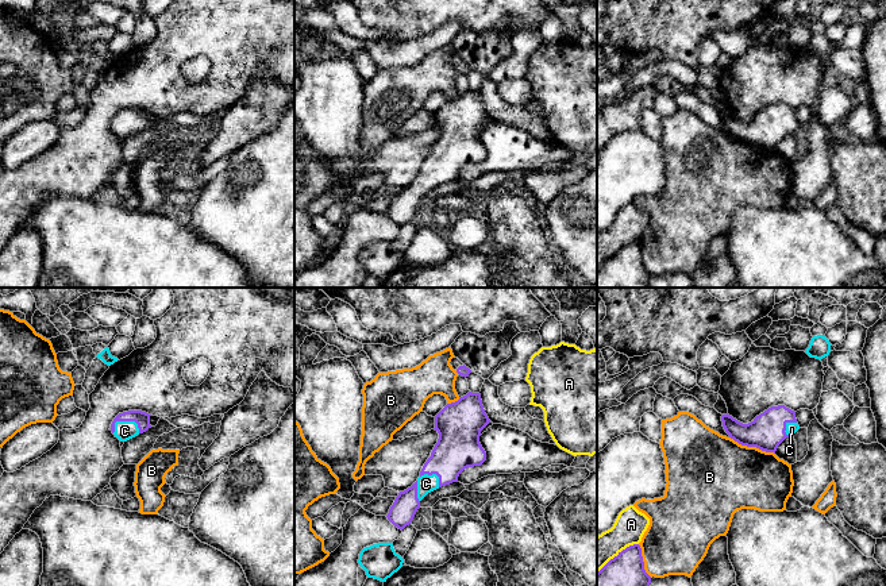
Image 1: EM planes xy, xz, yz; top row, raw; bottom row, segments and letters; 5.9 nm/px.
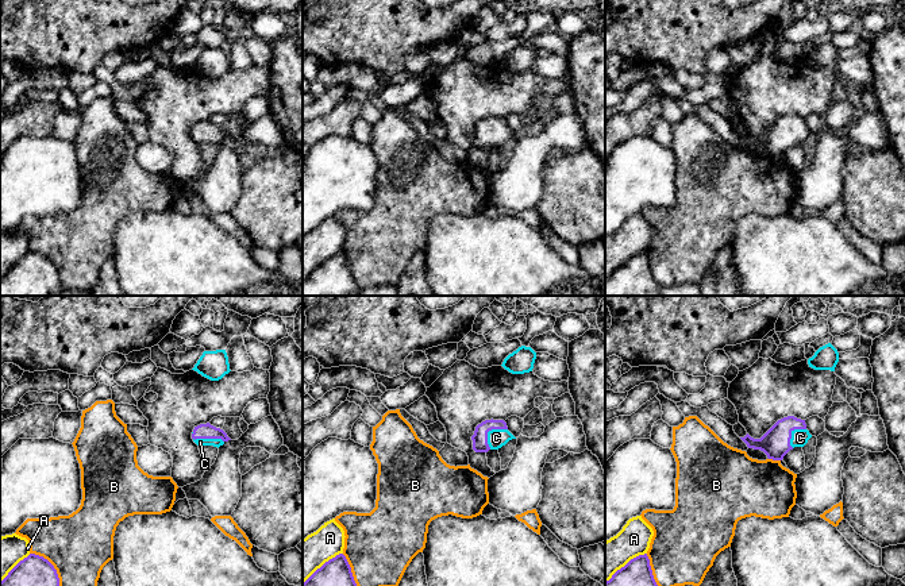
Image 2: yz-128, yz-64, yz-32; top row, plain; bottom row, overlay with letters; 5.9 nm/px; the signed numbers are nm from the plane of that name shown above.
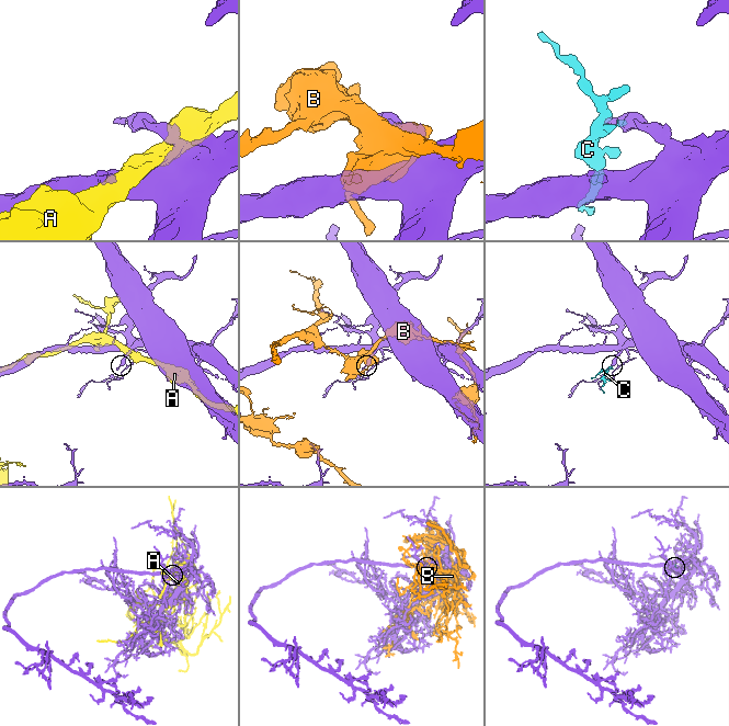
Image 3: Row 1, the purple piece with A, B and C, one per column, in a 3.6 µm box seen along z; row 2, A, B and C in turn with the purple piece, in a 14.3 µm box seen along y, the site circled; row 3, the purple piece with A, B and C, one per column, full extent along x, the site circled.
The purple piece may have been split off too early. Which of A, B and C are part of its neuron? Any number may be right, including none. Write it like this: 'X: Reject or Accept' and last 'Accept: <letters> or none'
A: Reject
B: Reject
C: Accept
Accept: C

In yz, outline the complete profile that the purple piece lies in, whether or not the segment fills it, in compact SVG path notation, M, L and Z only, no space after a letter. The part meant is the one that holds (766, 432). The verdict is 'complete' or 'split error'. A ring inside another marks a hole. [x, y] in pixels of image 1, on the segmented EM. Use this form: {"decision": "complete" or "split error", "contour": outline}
{"decision": "split error", "contour": "M785 405L768 408L748 424L737 421L728 413L721 416L721 421L729 437L739 444L774 454L786 437L800 429L796 412Z"}

